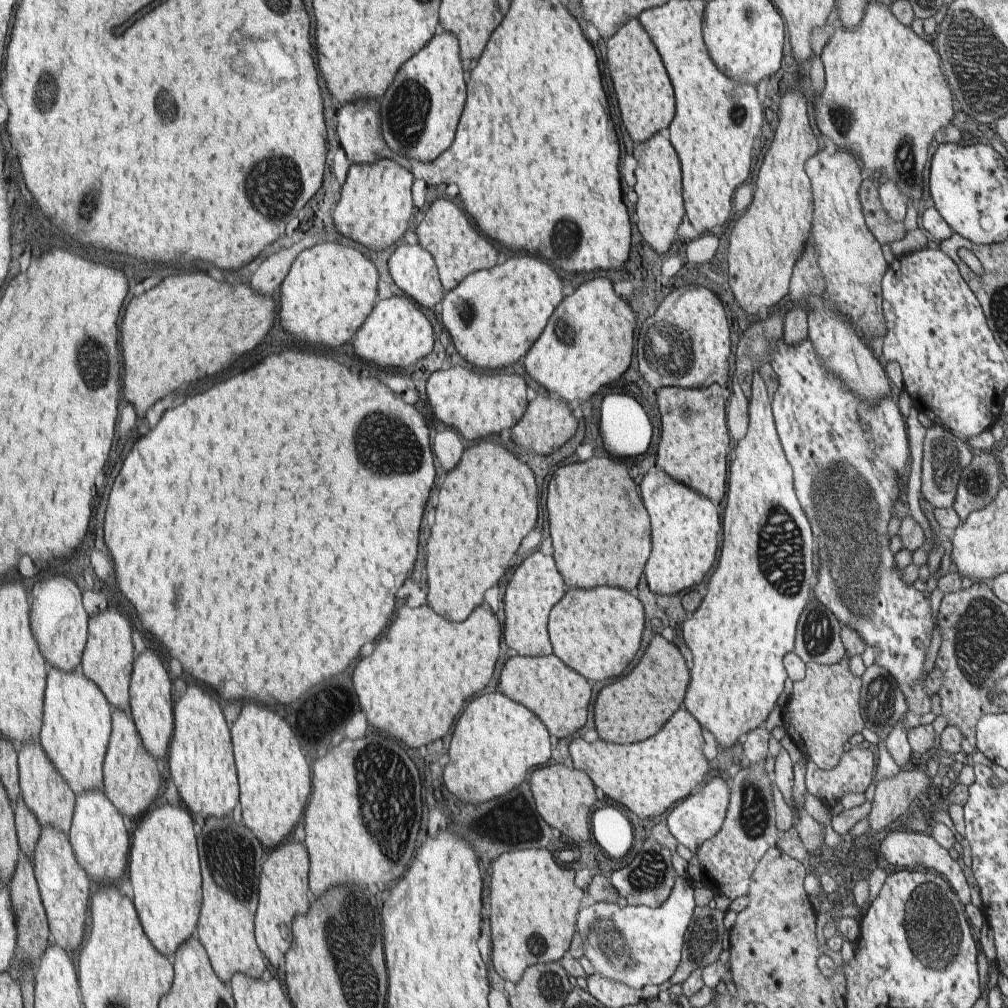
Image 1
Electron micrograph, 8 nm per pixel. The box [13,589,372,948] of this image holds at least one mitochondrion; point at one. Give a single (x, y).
(230, 858)

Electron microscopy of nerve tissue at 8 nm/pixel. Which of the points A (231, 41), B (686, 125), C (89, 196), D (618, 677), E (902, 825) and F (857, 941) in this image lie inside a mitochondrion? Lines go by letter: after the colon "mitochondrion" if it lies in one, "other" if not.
A: other
B: other
C: mitochondrion
D: other
E: other
F: other

